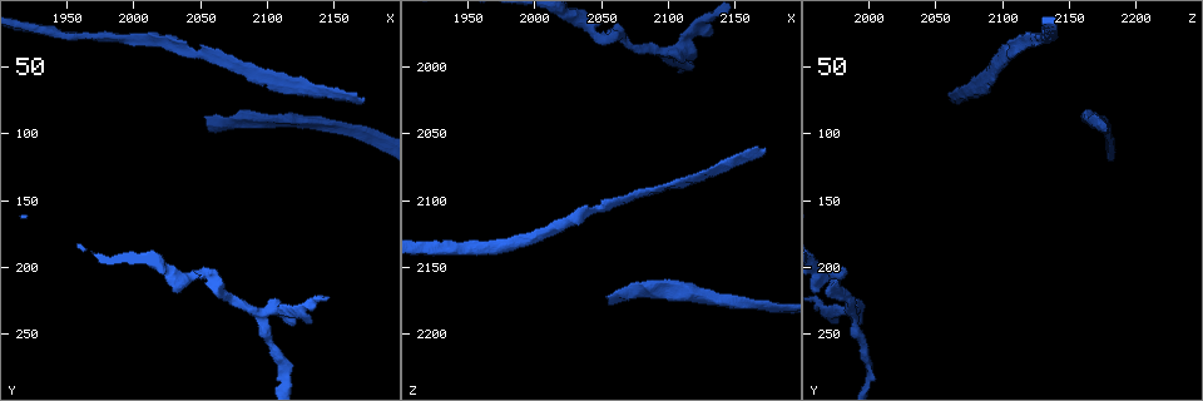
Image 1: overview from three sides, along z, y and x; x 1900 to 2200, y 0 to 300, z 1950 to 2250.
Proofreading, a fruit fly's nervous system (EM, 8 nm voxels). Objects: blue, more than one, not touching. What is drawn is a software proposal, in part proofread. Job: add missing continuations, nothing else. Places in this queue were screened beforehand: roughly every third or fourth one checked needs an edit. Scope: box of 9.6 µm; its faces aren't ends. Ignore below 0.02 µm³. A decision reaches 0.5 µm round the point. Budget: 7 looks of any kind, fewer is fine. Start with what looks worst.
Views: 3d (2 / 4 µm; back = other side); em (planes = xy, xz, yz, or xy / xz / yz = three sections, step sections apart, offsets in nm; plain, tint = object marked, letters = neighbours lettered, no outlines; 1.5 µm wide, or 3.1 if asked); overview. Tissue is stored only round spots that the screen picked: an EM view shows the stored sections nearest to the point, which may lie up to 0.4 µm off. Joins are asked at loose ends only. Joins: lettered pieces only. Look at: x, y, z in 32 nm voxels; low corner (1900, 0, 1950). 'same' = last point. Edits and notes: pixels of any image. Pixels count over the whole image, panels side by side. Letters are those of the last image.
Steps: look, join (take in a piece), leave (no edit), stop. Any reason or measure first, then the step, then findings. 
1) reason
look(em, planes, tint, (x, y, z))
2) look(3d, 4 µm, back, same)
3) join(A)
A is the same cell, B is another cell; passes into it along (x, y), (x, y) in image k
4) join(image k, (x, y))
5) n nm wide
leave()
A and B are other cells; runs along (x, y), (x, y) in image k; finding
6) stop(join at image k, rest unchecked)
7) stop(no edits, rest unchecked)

end of a long branch
look(em, xy, step 4, letters, (2174, 76, 2064))

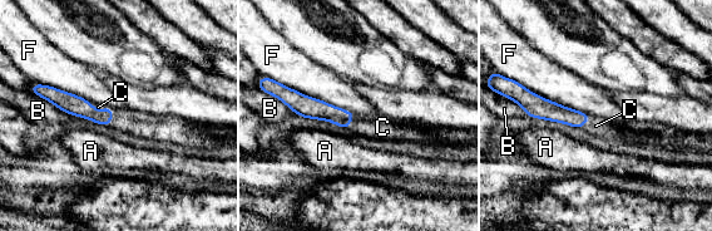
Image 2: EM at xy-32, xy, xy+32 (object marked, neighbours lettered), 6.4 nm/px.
90 nm wide
join(image 2, (143, 124))
C is the same cell, A, B and F are other cells; passes into it along (75, 106), (110, 118), (143, 124) in image 2; the cell continues

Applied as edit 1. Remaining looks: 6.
branch stops here
look(3d, 2 µm, (2056, 98, 2180))

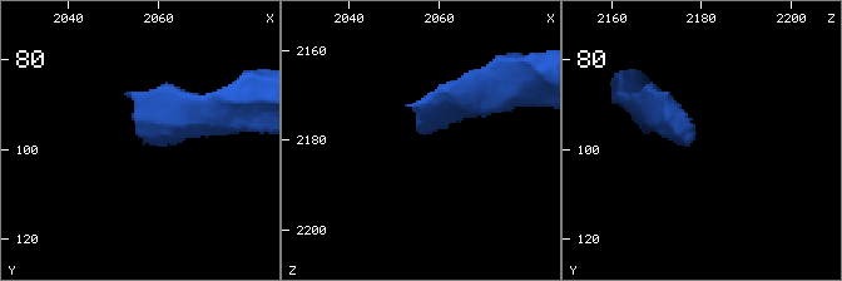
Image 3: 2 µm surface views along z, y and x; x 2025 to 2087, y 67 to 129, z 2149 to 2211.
shape alone is not enough
look(em, planes, tint, (2057, 96, 2179))

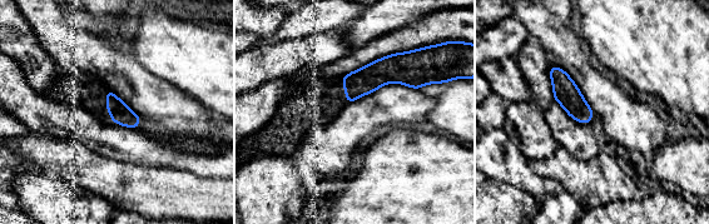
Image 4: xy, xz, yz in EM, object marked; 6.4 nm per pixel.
see the neighbours
look(em, planes, letters, same)

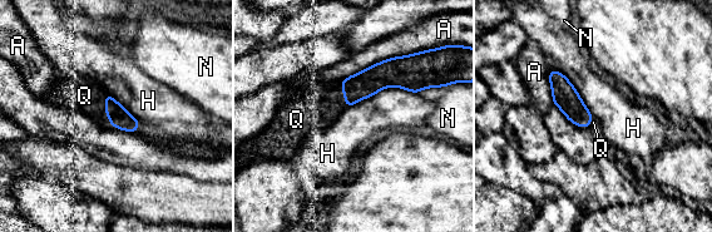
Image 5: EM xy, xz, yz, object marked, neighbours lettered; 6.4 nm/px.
120 nm wide
join(image 5, (84, 95))
Q is the same cell, A, H and N are other cells; it goes on there

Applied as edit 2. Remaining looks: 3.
look(overview)

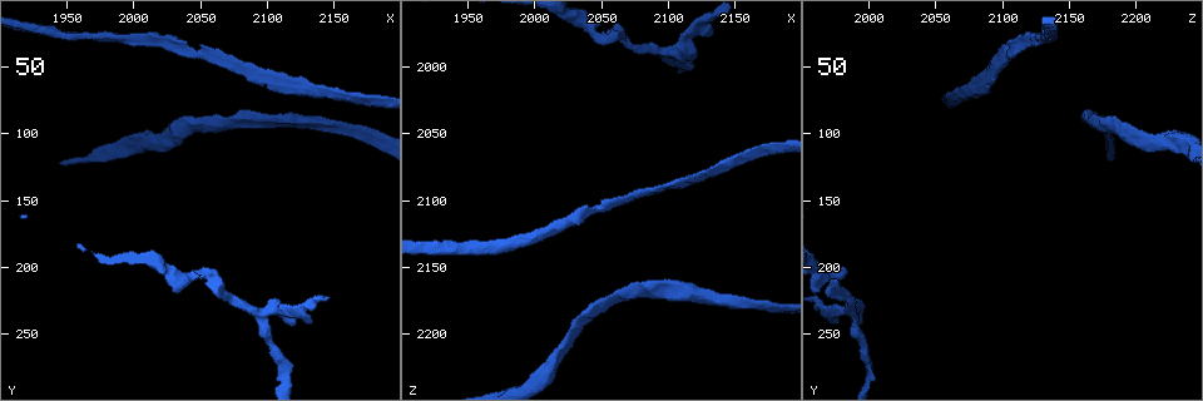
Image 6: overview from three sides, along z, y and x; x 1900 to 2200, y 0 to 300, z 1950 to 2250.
branch stops here
look(em, yz, step 8, letters, (2132, 242, 1972))

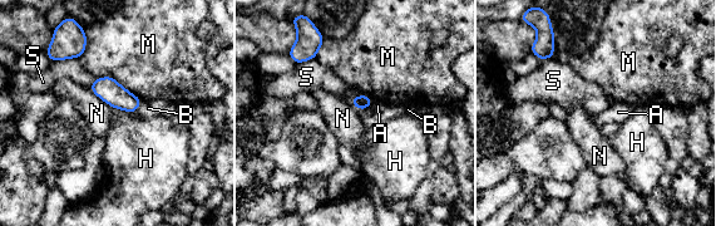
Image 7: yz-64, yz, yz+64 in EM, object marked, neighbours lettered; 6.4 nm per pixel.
look(em, planes, letters, same)

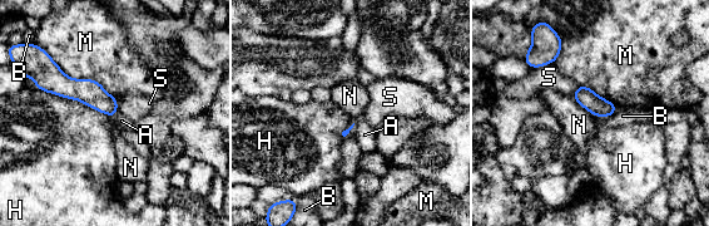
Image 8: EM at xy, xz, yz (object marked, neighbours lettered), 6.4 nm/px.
M touches over 500 nm
leave()
A, B, H, M, N and S are other cells; no lettered piece goes on from it

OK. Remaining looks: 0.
stop(join at image 2, join at image 5, rest unchecked)

